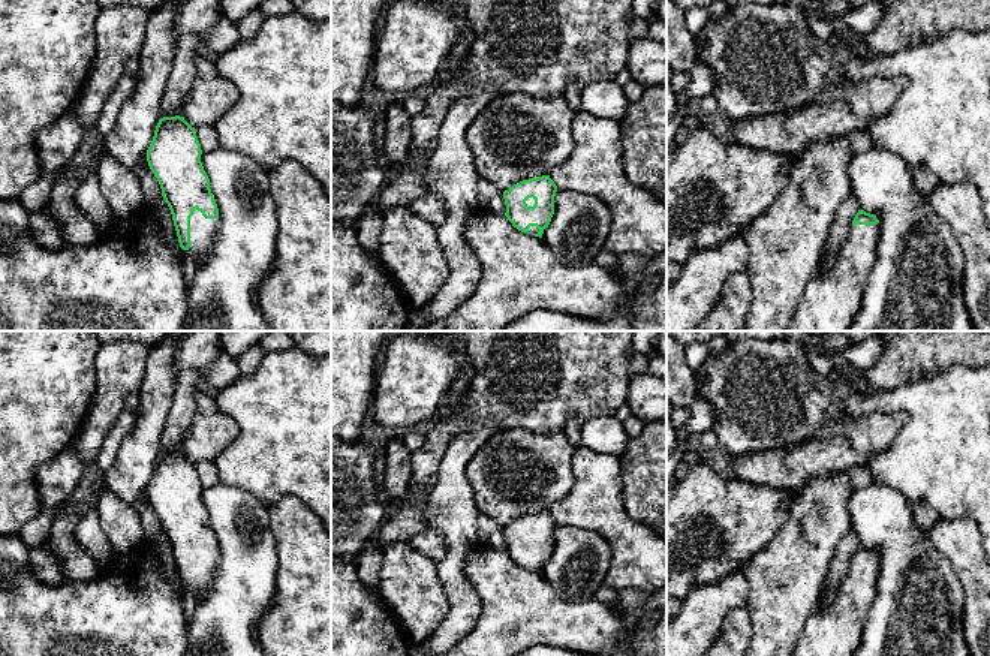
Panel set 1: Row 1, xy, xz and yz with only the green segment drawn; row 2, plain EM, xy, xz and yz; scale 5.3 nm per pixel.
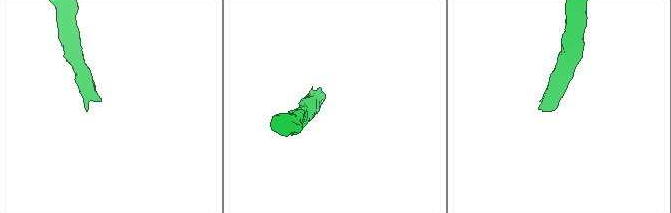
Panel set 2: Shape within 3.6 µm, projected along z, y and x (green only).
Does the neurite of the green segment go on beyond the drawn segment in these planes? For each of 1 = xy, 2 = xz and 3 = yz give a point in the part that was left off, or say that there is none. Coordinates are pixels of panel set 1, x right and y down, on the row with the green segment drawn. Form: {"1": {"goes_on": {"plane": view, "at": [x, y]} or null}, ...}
{"1": {"goes_on": {"plane": "xy", "at": [202, 231]}}, "2": {"goes_on": {"plane": "xz", "at": [532, 229]}}, "3": {"goes_on": {"plane": "yz", "at": [830, 303]}}}

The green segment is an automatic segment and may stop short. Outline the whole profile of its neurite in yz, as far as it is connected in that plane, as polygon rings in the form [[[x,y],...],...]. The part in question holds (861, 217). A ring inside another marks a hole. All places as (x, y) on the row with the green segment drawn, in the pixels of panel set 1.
[[[858,210],[831,268],[824,274],[816,271],[806,285],[788,331],[848,331],[863,303],[878,238],[876,216]]]

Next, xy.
[[[175,115],[159,120],[147,150],[147,162],[171,210],[180,247],[193,255],[196,268],[202,265],[219,231],[219,208],[211,193],[210,178],[204,171],[201,154],[202,150],[195,127],[184,117]]]

